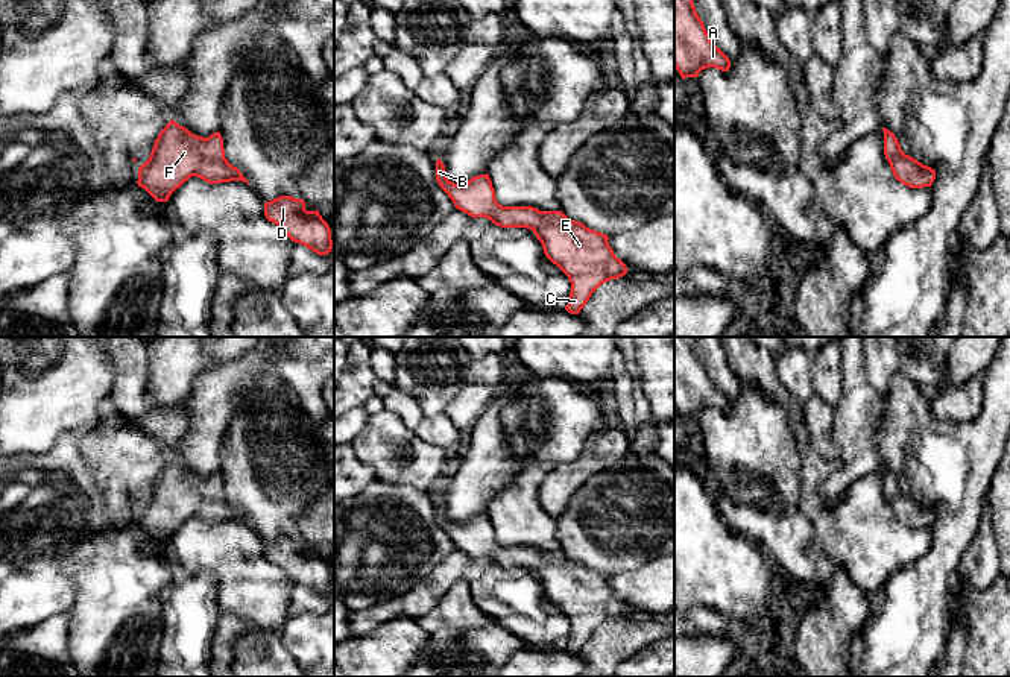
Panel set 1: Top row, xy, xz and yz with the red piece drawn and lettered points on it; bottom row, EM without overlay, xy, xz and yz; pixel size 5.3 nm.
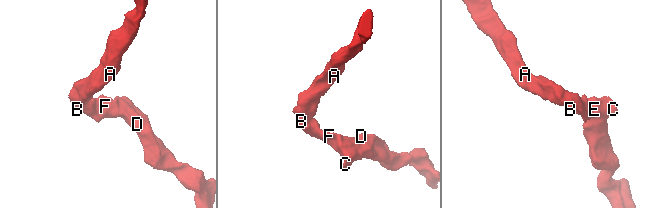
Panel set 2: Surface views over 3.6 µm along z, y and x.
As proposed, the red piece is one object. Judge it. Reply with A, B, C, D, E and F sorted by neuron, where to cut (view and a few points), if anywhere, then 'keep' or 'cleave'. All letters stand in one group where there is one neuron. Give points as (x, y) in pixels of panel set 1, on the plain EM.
A B C D E F; no cut; keep

